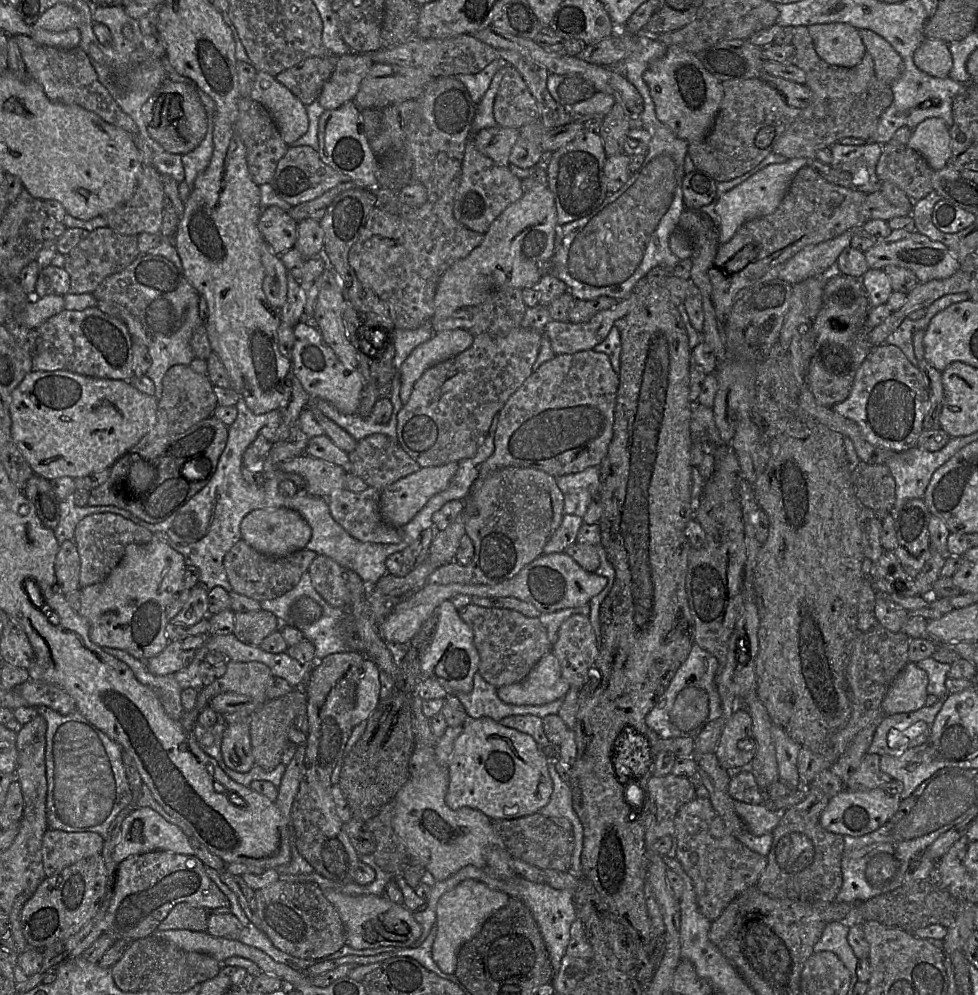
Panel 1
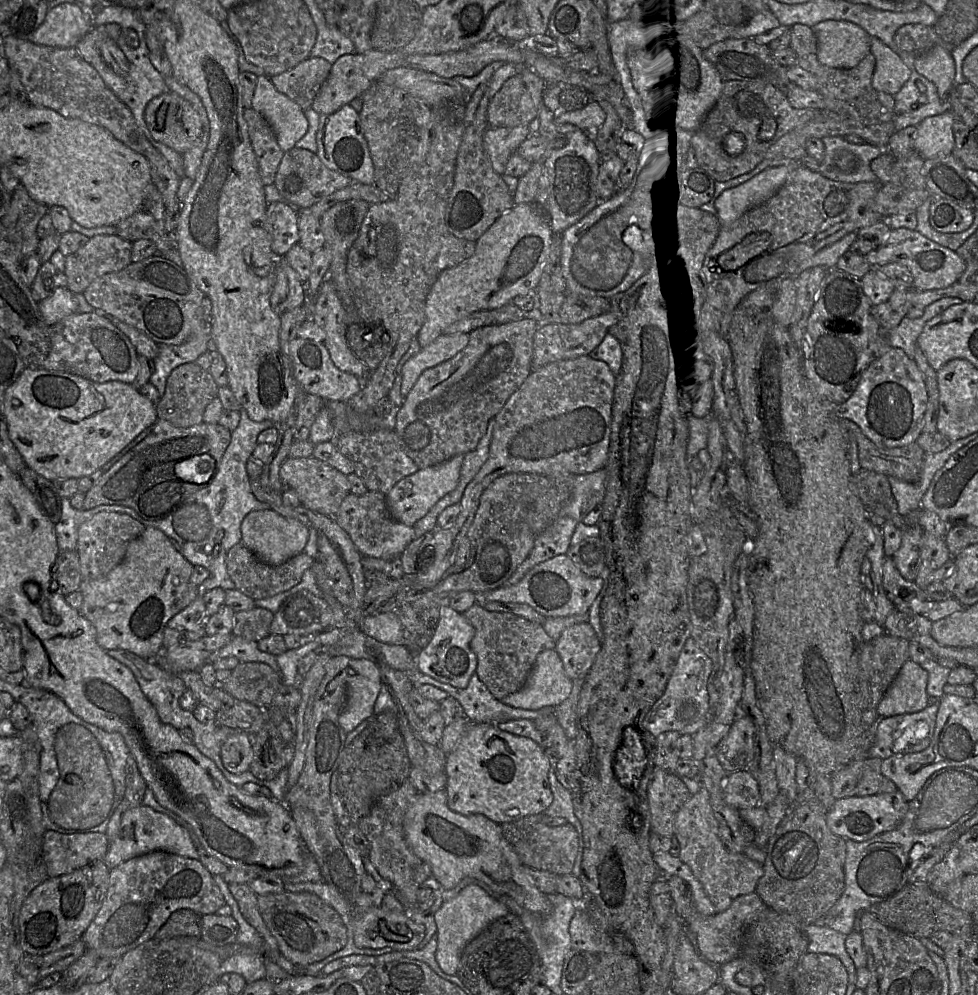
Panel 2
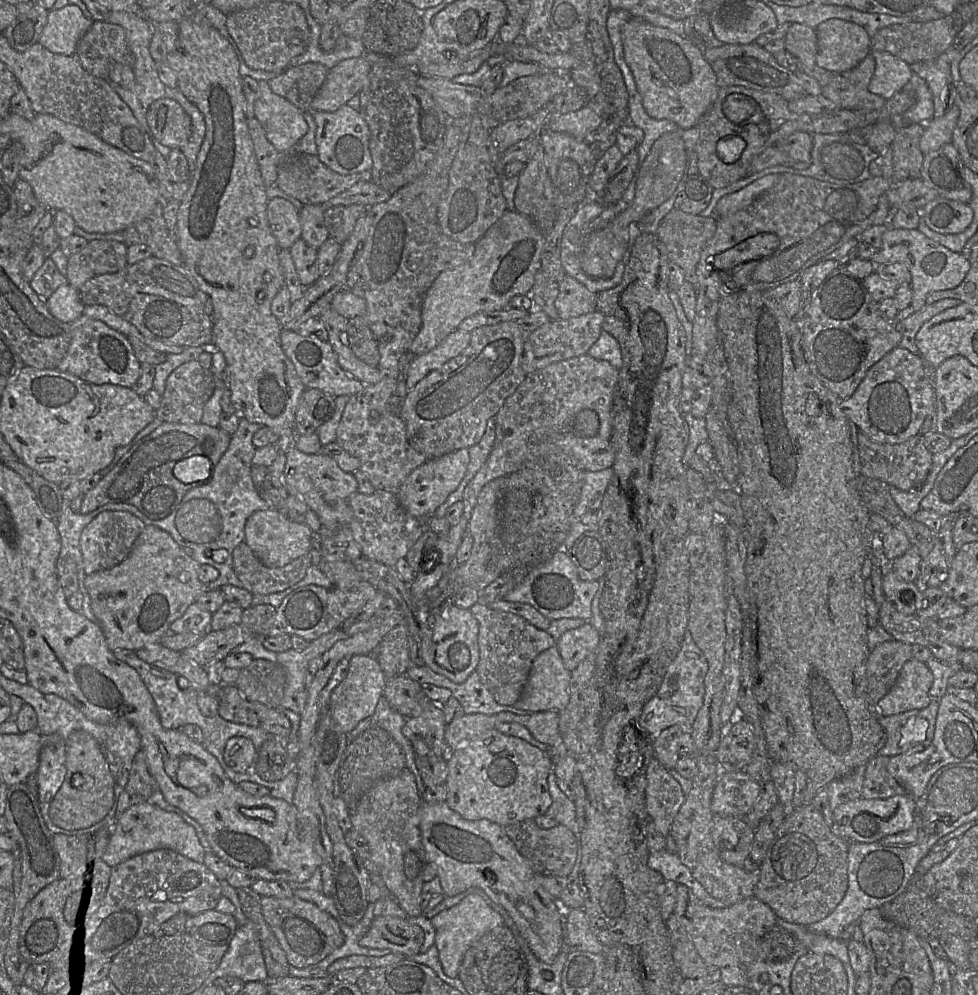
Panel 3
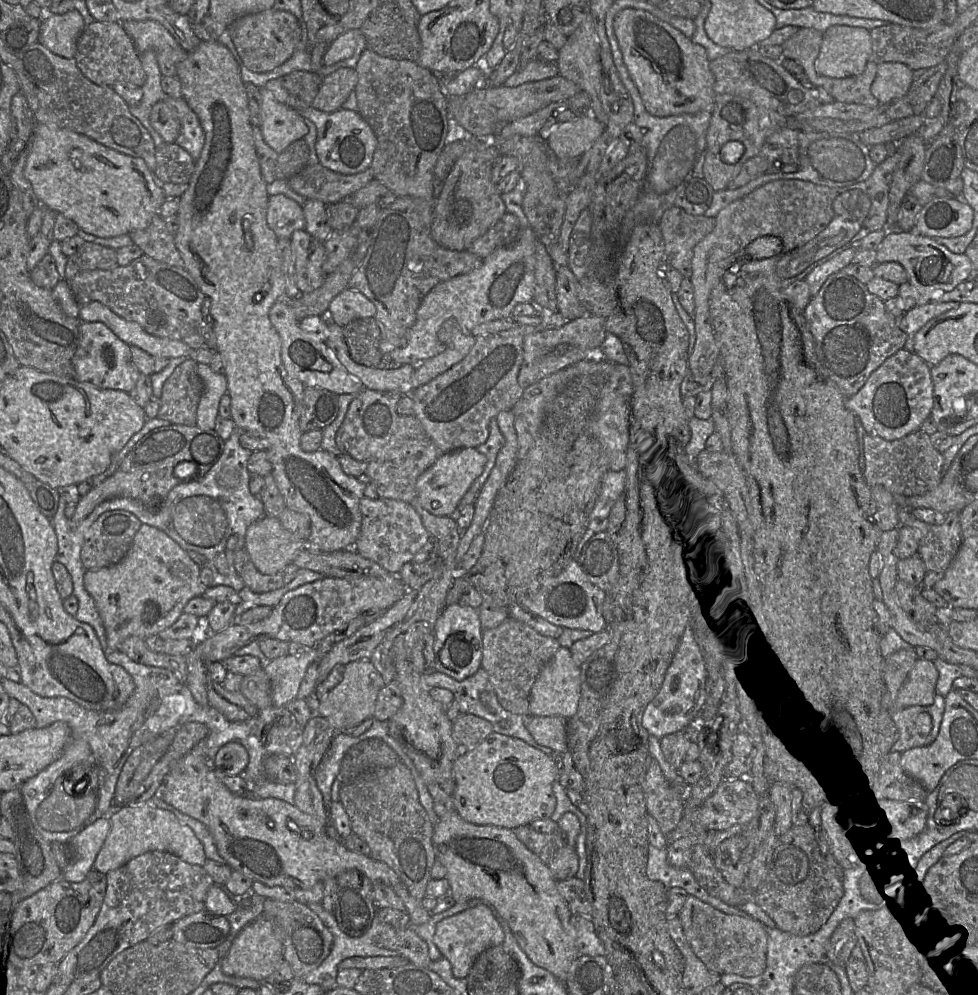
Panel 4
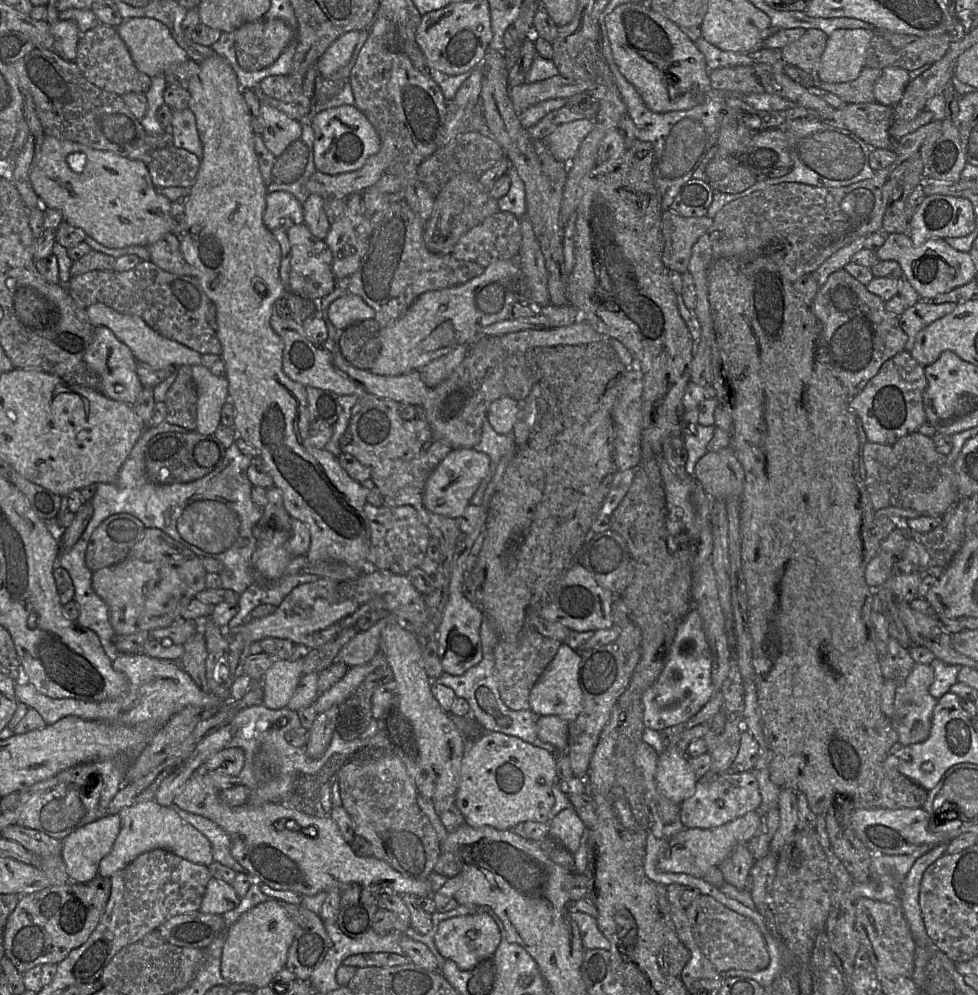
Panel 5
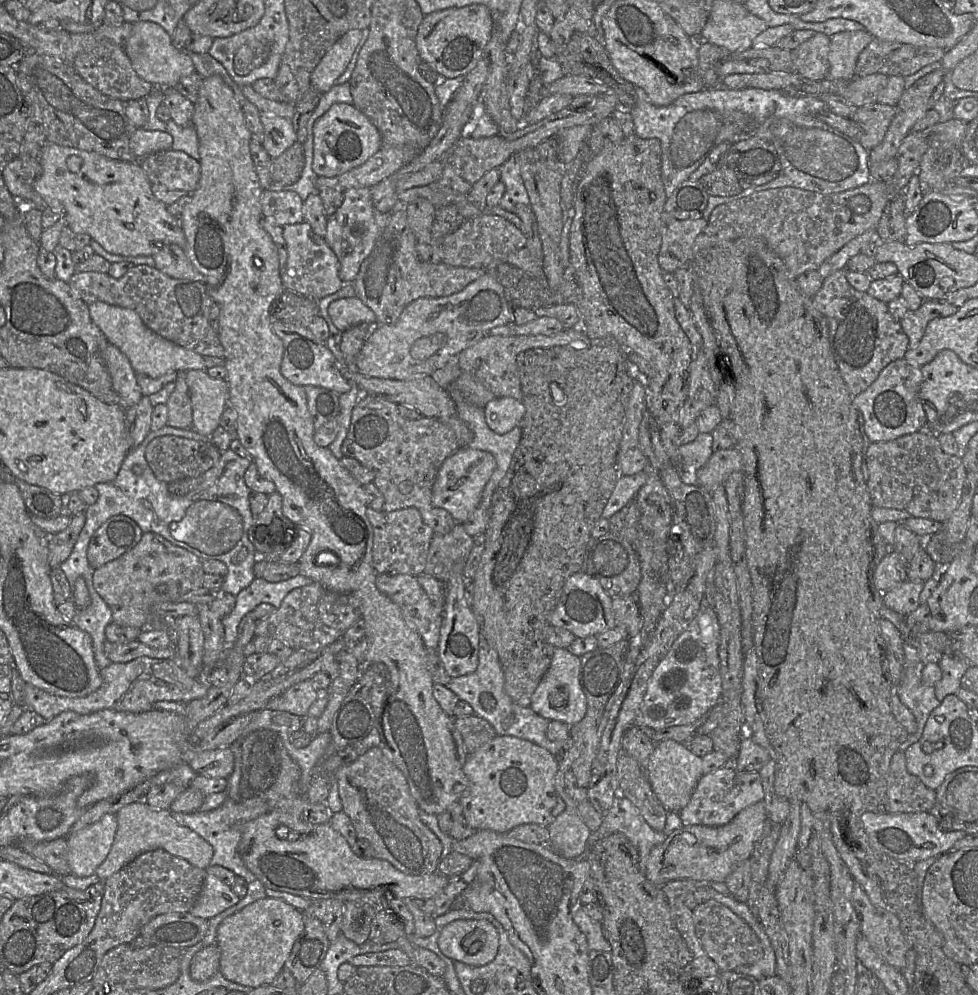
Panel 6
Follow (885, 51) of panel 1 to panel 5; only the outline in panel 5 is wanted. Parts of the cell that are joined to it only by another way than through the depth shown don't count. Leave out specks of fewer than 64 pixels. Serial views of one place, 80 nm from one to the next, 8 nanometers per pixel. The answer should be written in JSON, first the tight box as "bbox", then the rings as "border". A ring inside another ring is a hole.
{"bbox":[874,66,909,107],"border":[[[888,66],[881,69],[874,84],[876,102],[890,107],[896,106],[909,82],[909,71],[903,68]]]}

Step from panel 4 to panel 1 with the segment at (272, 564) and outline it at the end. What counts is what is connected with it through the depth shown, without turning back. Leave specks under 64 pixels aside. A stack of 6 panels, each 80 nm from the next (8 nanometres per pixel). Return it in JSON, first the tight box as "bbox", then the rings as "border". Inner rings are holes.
{"bbox":[240,507,312,557],"border":[[[285,507],[251,511],[243,518],[240,532],[241,539],[249,545],[266,555],[275,557],[306,548],[312,537],[312,527],[308,522],[297,511]]]}

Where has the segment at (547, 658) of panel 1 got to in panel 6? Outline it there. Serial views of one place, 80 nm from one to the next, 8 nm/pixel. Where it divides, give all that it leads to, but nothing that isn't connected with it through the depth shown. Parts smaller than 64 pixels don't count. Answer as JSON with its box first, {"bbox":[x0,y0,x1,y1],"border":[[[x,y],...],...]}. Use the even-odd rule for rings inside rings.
{"bbox":[531,648,587,726],"border":[[[556,648],[551,664],[531,697],[531,709],[543,718],[557,720],[572,726],[583,719],[587,711],[587,700],[580,684],[581,657],[572,654],[569,649]]]}

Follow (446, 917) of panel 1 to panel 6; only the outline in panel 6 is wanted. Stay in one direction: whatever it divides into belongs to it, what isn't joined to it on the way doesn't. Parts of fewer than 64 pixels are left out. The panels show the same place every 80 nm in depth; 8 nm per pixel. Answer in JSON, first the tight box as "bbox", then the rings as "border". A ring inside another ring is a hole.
{"bbox":[438,920,499,967],"border":[[[455,920],[442,929],[438,947],[453,961],[472,967],[484,966],[498,953],[499,933],[486,920]]]}

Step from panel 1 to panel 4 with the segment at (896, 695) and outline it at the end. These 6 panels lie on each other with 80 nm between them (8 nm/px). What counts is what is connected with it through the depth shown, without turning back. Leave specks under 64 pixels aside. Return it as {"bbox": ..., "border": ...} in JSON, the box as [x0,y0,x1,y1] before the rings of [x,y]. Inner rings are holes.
{"bbox":[889,659,938,713],"border":[[[917,659],[889,713],[911,706],[930,706],[935,698],[937,678],[938,673],[932,661]]]}

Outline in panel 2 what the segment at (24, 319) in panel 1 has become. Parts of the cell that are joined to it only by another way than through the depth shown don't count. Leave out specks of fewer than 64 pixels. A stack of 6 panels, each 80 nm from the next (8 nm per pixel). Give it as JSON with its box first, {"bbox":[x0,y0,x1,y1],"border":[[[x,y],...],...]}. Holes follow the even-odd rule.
{"bbox":[38,287,78,326],"border":[[[59,287],[46,299],[38,301],[40,313],[48,326],[76,313],[78,303],[75,294],[68,288]]]}

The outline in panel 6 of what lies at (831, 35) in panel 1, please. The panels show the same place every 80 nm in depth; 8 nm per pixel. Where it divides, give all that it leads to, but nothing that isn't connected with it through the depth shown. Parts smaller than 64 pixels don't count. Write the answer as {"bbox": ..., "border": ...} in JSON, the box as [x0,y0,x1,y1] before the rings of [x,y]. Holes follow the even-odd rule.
{"bbox":[827,30,873,80],"border":[[[866,30],[842,31],[830,36],[827,79],[852,80],[858,56],[873,38]]]}

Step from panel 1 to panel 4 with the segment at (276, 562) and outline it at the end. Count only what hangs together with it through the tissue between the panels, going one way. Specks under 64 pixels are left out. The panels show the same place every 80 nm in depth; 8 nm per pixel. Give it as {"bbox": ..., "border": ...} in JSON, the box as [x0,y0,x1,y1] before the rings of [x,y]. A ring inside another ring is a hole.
{"bbox":[234,548,299,593],"border":[[[246,548],[236,552],[234,566],[245,586],[255,593],[264,593],[282,588],[295,578],[299,570],[294,563],[291,563],[276,574],[262,574],[251,561]]]}

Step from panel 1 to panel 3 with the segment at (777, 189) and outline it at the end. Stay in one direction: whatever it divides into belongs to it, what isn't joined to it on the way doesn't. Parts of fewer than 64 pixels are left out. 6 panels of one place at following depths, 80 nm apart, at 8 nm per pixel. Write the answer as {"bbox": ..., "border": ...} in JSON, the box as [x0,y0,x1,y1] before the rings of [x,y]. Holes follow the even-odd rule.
{"bbox":[716,174,781,216],"border":[[[769,174],[737,192],[723,196],[716,206],[718,216],[726,216],[747,207],[762,193],[770,189],[780,176],[781,174]]]}

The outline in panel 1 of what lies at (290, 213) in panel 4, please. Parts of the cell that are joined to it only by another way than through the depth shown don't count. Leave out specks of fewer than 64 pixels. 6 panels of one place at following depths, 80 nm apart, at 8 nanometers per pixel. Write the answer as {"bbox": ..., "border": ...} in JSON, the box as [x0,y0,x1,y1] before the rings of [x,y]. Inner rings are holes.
{"bbox":[258,206,298,255],"border":[[[270,206],[262,211],[258,228],[276,255],[282,255],[296,245],[298,221],[278,206]]]}

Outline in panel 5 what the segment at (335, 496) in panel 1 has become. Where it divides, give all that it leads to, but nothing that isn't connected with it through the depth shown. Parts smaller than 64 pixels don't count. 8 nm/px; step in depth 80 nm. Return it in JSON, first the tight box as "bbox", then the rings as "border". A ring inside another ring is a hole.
{"bbox":[364,502,431,575],"border":[[[366,502],[364,513],[370,526],[370,547],[367,554],[370,567],[390,571],[397,575],[407,575],[411,569],[420,566],[431,534],[414,507],[410,505],[376,507]]]}

